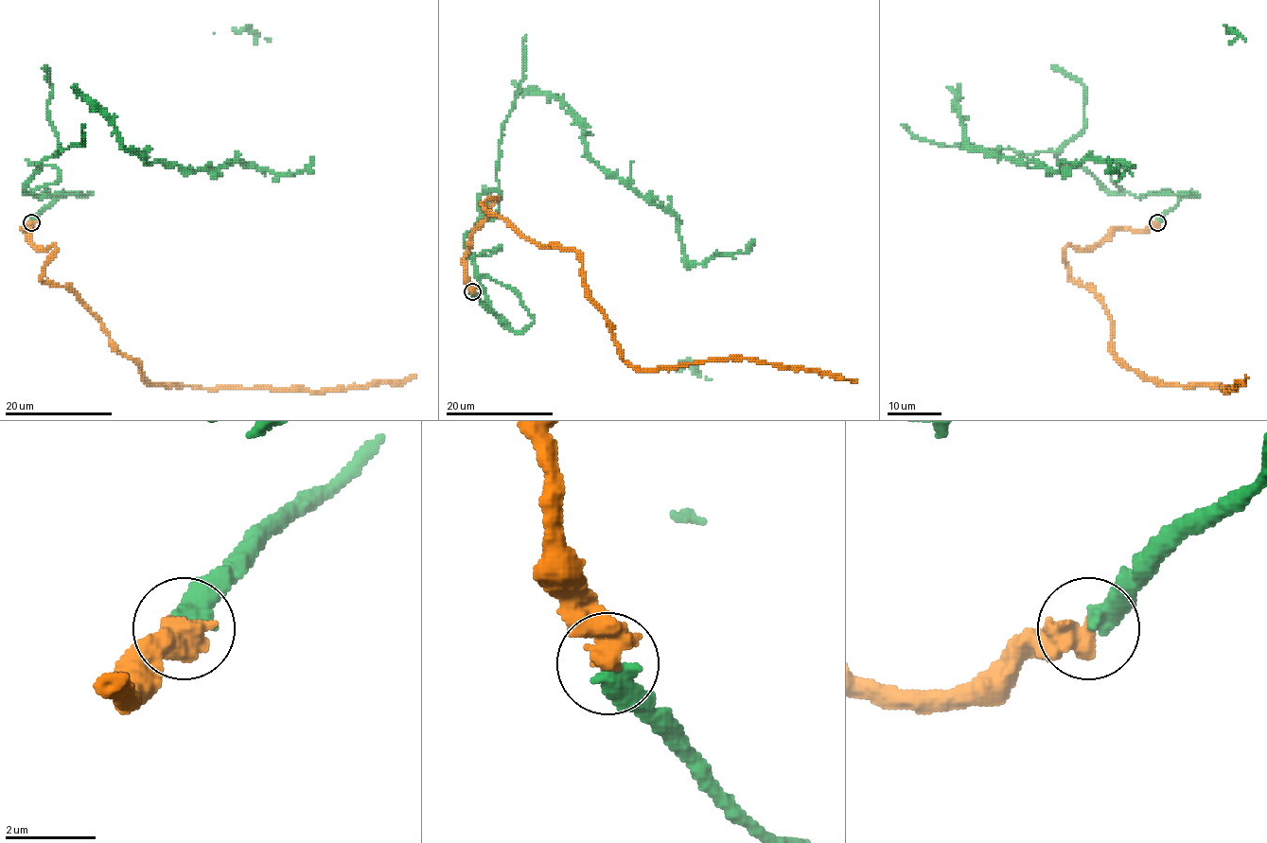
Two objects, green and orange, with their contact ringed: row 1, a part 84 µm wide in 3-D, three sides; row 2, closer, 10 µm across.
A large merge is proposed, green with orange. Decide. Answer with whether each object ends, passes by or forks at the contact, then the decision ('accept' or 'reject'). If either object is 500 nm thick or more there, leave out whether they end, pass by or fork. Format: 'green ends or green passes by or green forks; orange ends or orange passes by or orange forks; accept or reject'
accept

